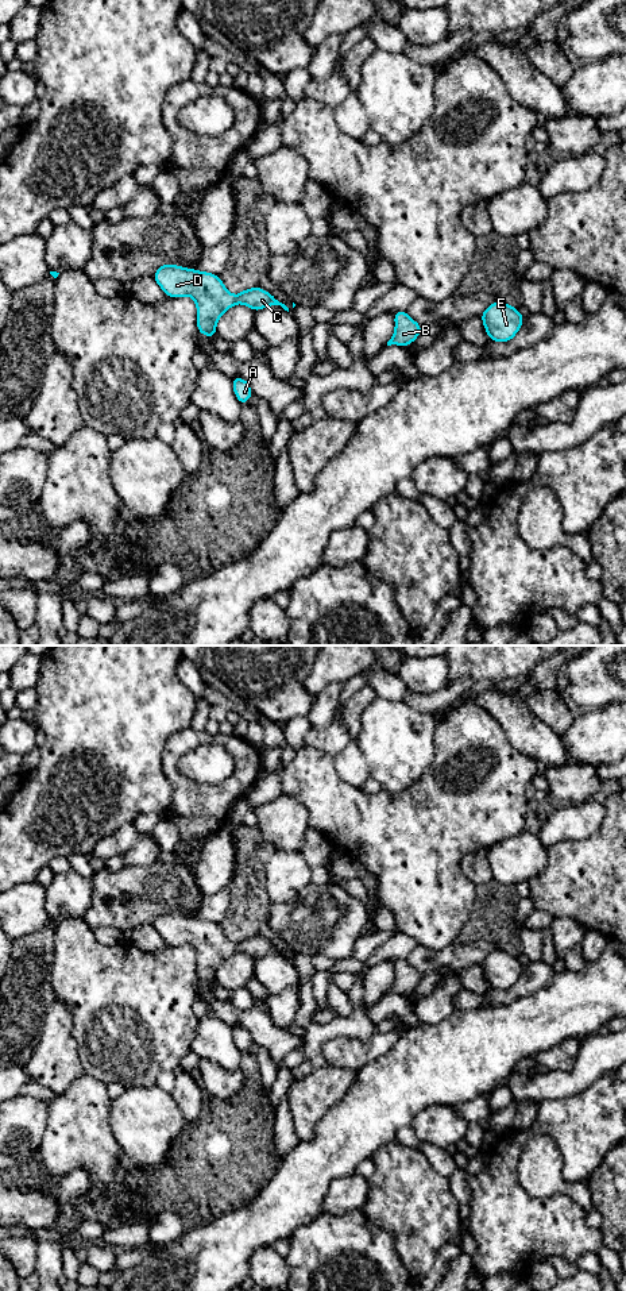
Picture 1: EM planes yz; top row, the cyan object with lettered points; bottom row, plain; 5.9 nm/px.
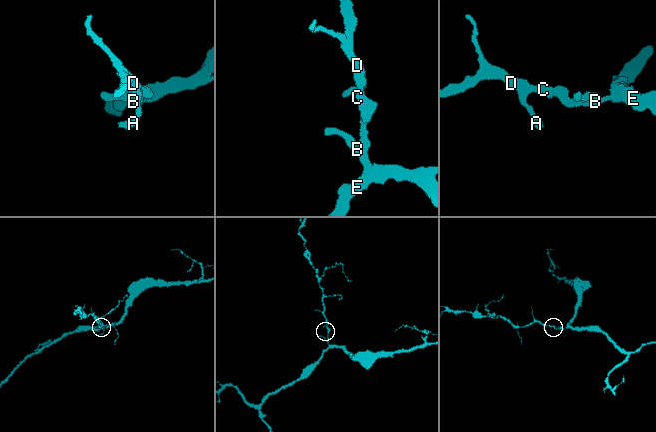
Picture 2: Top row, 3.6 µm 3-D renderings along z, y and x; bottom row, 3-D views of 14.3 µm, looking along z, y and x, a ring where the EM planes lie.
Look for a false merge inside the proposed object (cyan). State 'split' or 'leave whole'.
leave whole

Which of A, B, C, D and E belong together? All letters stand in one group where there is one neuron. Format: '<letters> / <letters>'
A B C D E

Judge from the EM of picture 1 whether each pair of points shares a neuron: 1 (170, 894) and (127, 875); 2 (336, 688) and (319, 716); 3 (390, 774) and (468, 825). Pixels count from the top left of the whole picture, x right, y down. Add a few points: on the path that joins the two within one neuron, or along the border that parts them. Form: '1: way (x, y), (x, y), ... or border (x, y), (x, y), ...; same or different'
1: way (159, 889), (140, 889), (138, 886); same
2: way (331, 694), (323, 709); same
3: border (432, 763), (405, 789), (395, 793), (382, 790); different

